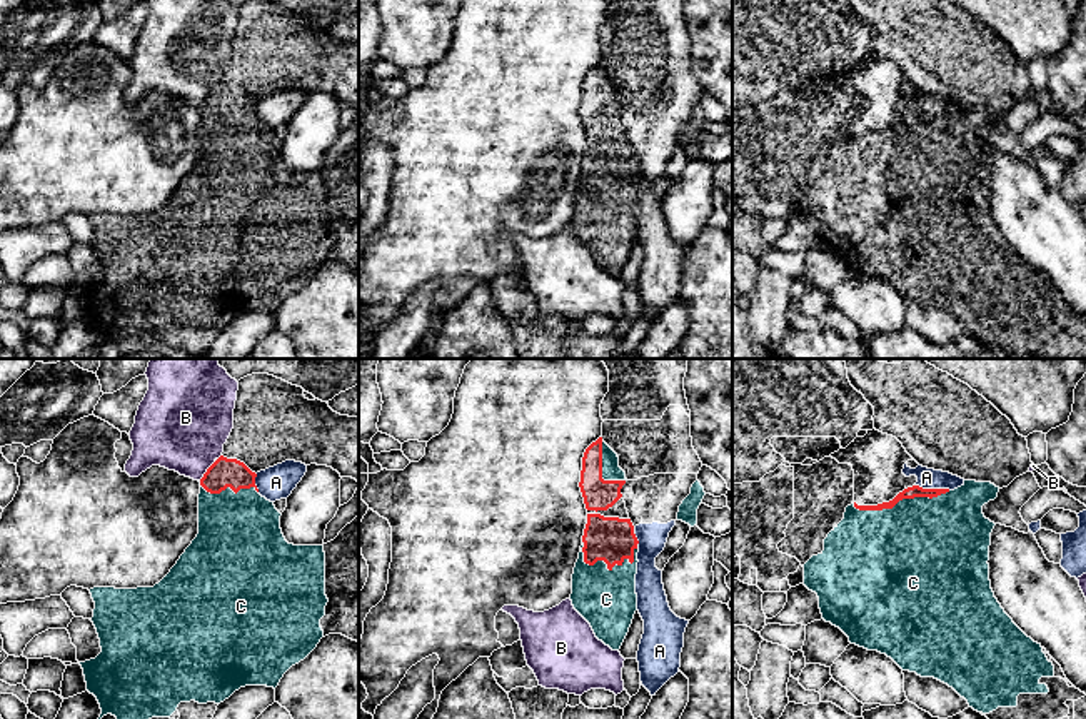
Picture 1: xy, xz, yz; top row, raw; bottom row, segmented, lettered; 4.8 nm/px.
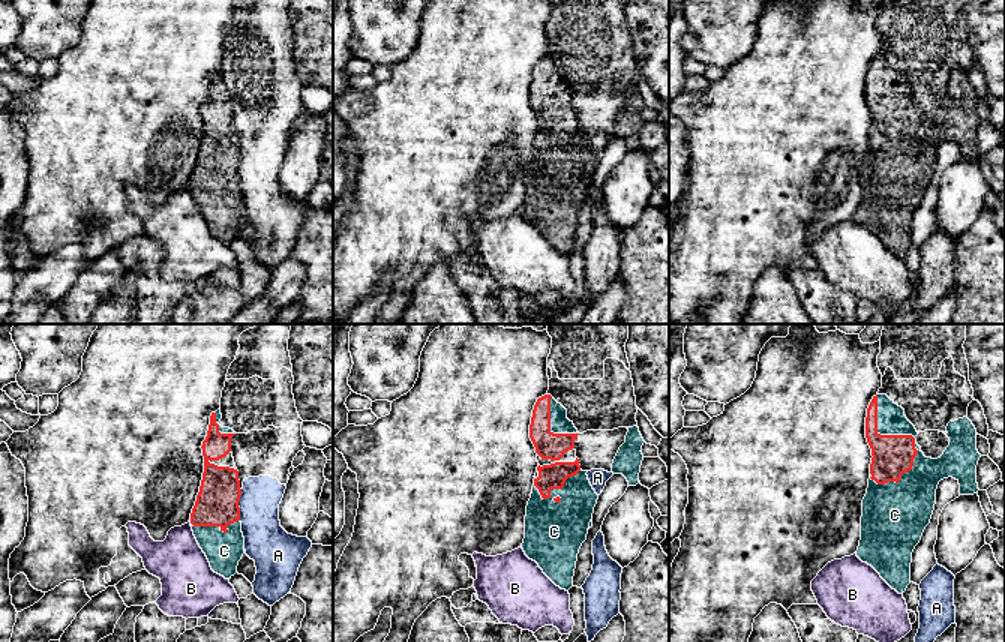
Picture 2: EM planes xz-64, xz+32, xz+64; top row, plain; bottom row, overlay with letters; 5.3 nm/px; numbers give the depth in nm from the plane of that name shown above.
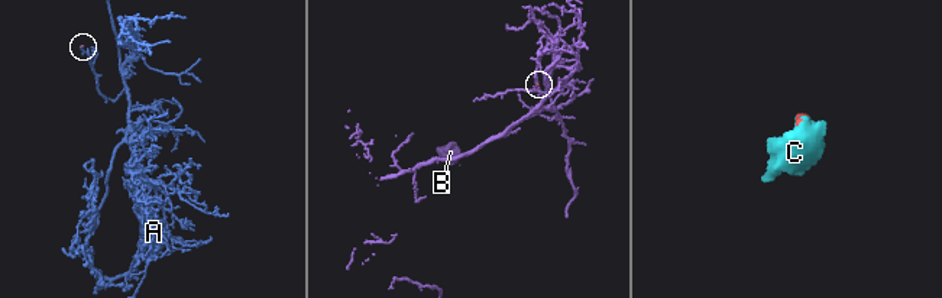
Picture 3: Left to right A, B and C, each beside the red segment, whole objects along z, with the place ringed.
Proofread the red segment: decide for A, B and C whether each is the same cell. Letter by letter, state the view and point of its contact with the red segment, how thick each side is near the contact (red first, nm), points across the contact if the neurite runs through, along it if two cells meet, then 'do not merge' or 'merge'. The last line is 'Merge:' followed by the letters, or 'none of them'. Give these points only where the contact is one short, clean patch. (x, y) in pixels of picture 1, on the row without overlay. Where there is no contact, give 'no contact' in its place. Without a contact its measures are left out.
A: yz (933, 115) | 60/100 nm | along yz (916, 110), (950, 115) | do not merge
B: xy (209, 94) | 150/440 nm | along xy (221, 80), (199, 107) | do not merge
C: xz (616, 189) | 220/280 nm | merge
Merge: C

